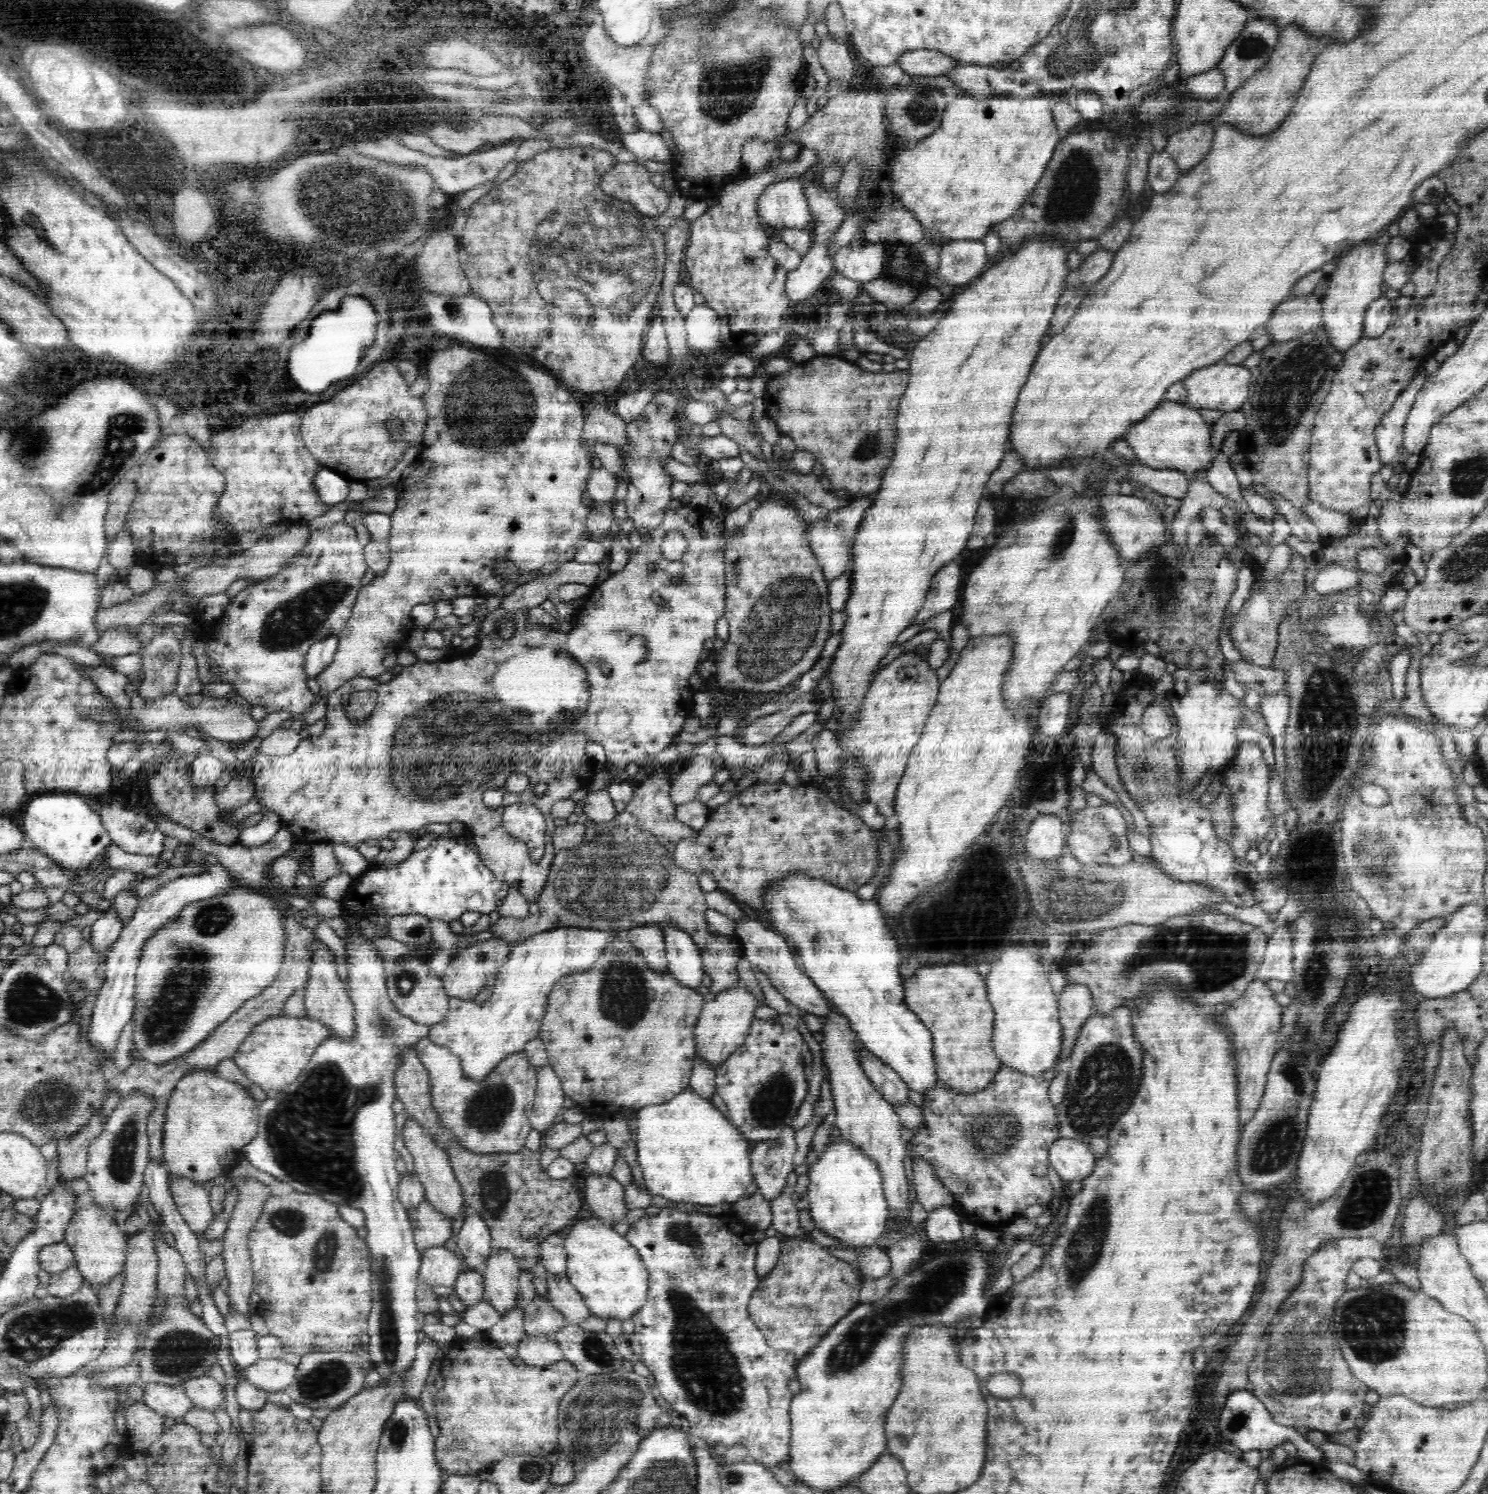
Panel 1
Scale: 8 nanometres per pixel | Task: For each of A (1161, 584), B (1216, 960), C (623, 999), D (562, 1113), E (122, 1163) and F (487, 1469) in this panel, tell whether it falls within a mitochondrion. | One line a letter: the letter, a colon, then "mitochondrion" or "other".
A: mitochondrion
B: mitochondrion
C: mitochondrion
D: other
E: mitochondrion
F: other

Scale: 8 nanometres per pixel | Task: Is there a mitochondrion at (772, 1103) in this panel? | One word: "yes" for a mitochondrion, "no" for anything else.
yes

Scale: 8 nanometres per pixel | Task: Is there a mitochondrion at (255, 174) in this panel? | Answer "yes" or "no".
no

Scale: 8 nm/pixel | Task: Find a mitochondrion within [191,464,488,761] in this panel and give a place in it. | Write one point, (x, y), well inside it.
(296, 620)

